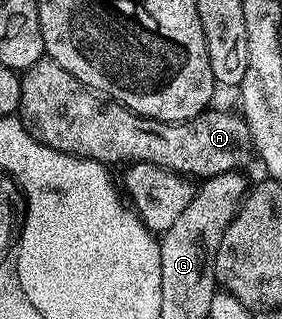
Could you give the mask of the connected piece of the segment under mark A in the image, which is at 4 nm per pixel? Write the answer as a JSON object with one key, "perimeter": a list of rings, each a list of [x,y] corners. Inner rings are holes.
{"perimeter":[[[49,59],[38,61],[32,68],[25,70],[21,78],[22,95],[18,104],[21,120],[40,143],[61,153],[101,161],[107,167],[143,161],[187,179],[205,179],[242,171],[247,168],[245,165],[249,163],[250,157],[252,161],[250,132],[245,117],[237,112],[225,113],[222,109],[211,107],[190,121],[157,121],[151,117],[142,117],[116,101],[103,99],[87,85],[81,85],[75,77],[68,75],[64,67]]]}

